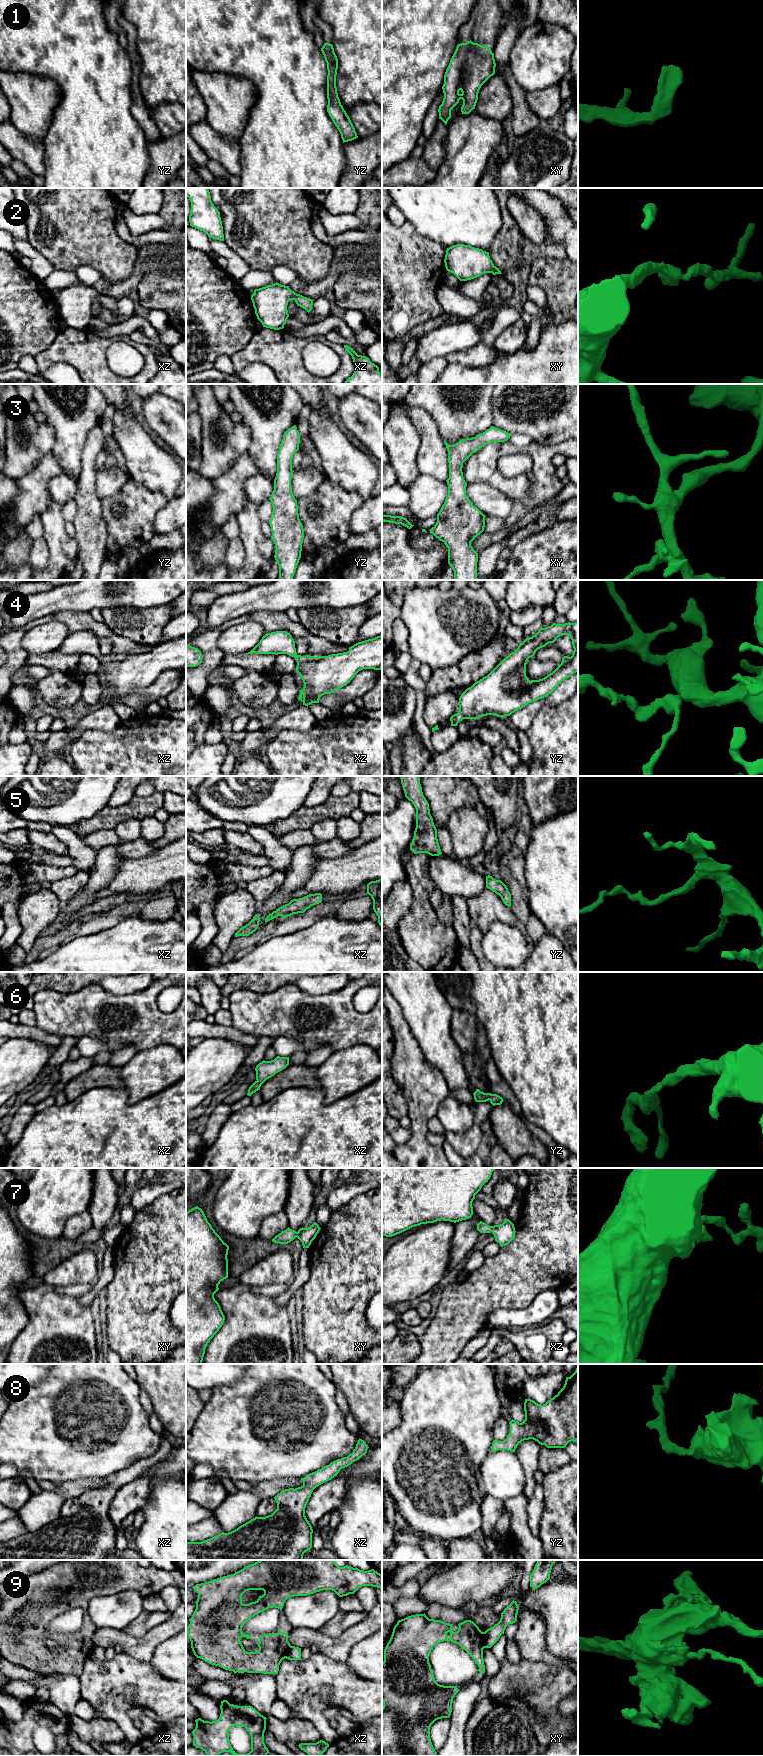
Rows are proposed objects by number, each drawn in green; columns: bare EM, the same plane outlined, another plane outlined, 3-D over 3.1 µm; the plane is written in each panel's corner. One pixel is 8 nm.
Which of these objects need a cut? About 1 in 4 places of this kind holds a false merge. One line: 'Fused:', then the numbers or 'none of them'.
Fused: 9

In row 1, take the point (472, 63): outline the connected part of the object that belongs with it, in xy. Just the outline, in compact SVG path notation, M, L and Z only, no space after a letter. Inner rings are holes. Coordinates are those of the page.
M471 40L458 44L444 75L444 98L439 106L439 119L445 125L451 110L463 100L462 114L475 109L481 86L495 74L494 53L487 46Z

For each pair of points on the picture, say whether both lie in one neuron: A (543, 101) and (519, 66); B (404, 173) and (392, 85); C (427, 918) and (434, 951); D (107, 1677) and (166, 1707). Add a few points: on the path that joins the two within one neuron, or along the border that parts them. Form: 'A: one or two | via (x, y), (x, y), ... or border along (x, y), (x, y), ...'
A: two | border along (557, 84), (527, 92)
B: two | border along (409, 157), (392, 166)
C: one | via (427, 926), (427, 939), (431, 943)
D: one | via (122, 1677), (136, 1677), (151, 1692)

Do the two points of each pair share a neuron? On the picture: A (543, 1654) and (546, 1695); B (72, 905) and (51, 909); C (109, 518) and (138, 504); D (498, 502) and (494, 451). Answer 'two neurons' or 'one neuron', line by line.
A: two neurons
B: two neurons
C: one neuron
D: two neurons

